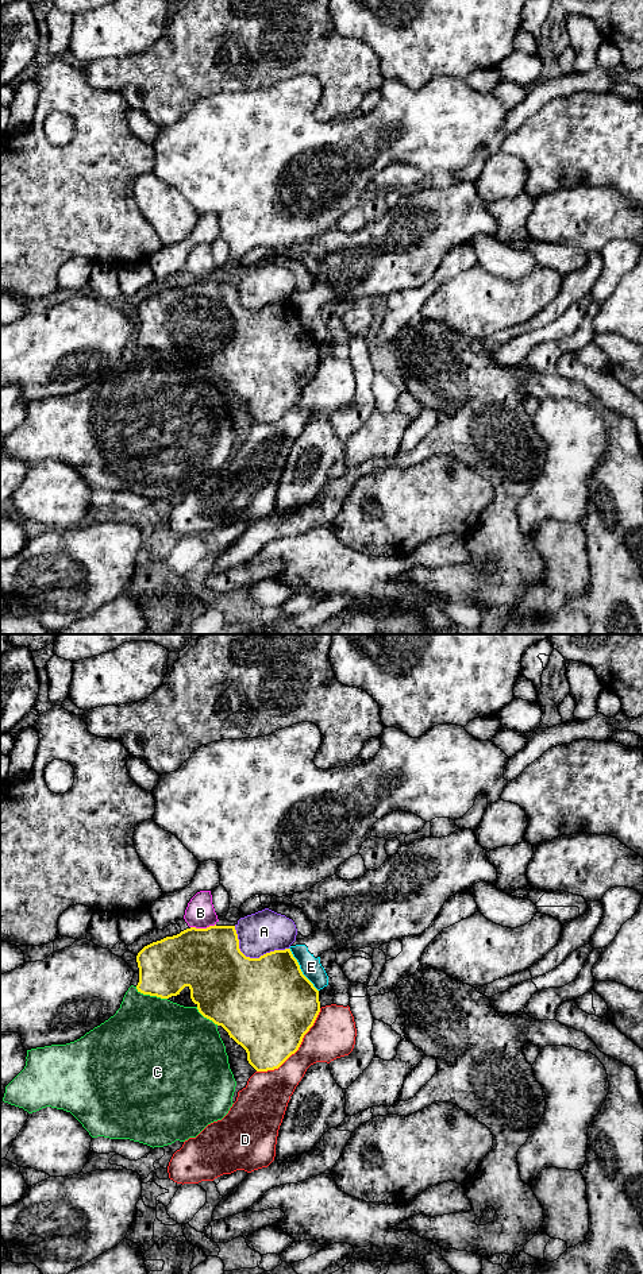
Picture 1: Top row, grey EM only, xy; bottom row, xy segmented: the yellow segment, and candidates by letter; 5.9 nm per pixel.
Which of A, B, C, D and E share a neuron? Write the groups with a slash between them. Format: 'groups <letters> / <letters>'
groups A / B / C / D / E

